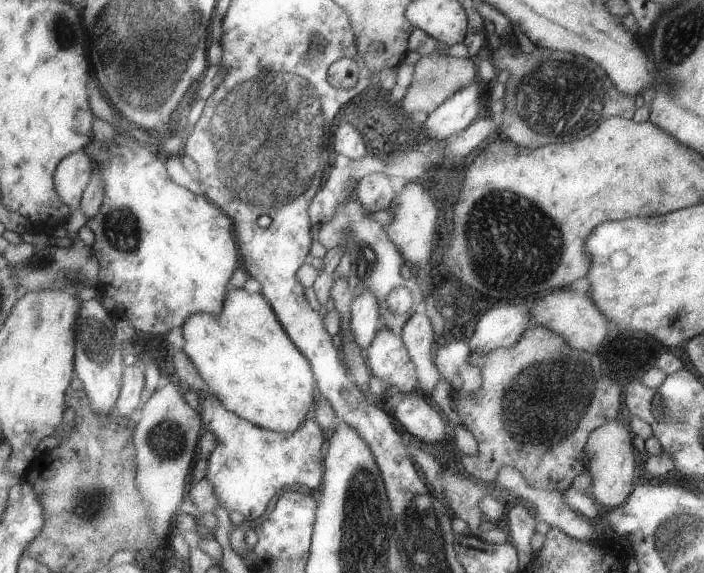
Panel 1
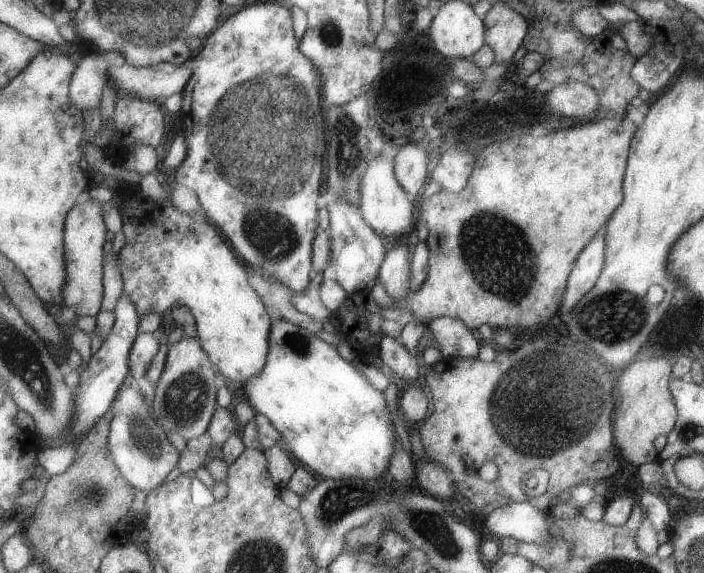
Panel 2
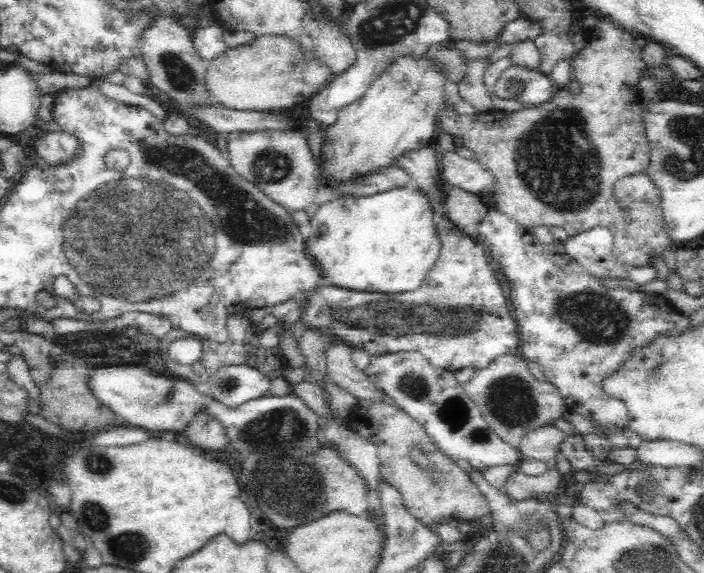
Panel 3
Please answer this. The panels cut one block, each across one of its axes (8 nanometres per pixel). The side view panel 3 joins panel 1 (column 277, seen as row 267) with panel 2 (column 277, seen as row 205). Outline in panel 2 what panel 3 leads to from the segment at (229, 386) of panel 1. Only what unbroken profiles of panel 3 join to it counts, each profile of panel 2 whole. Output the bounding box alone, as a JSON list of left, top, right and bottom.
[244,318,397,479]

